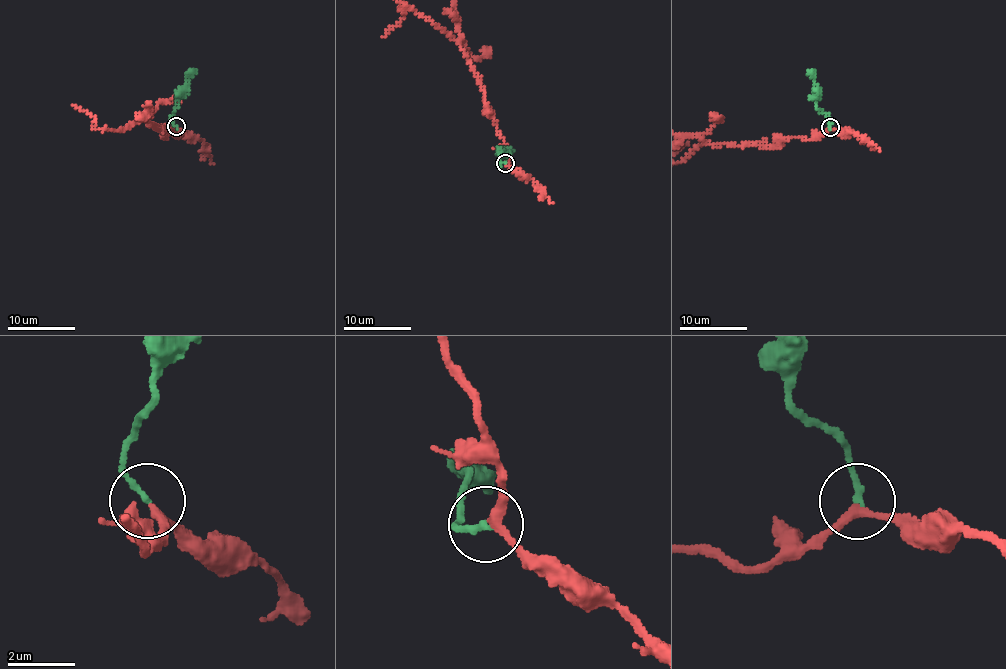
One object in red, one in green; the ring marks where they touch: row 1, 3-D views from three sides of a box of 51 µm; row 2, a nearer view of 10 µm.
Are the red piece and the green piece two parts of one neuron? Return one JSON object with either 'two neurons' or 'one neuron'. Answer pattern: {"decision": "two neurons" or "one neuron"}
{"decision": "one neuron"}

